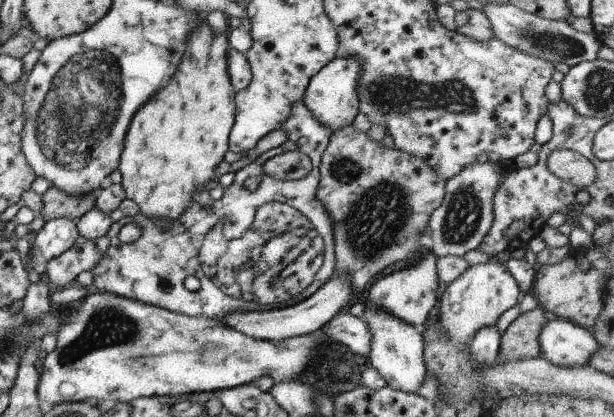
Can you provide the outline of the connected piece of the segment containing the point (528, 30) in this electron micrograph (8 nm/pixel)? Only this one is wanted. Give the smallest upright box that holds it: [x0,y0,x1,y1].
[482,2,597,67]

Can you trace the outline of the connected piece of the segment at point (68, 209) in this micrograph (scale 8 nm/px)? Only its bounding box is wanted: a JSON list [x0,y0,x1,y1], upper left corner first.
[39,187,97,223]

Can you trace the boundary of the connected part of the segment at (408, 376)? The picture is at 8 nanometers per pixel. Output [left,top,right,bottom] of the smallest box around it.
[361,303,427,394]

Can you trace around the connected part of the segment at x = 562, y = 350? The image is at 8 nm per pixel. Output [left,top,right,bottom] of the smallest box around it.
[538,317,598,367]

